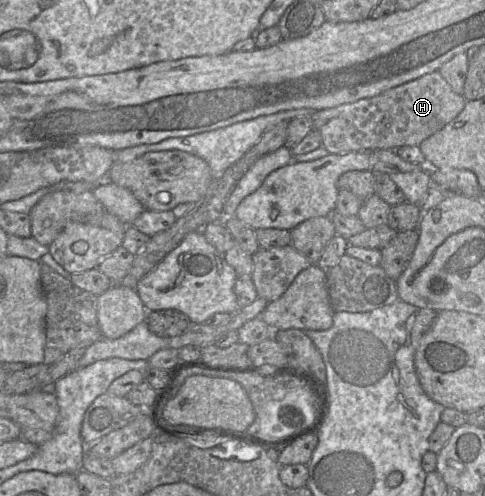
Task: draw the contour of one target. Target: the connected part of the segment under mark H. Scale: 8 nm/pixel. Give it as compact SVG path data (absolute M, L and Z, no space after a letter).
M438 71L391 88L377 96L365 98L335 108L315 111L310 117L313 130L320 133L322 147L330 154L358 151L397 150L404 146L419 146L425 139L452 122L464 109L466 100L455 93Z

